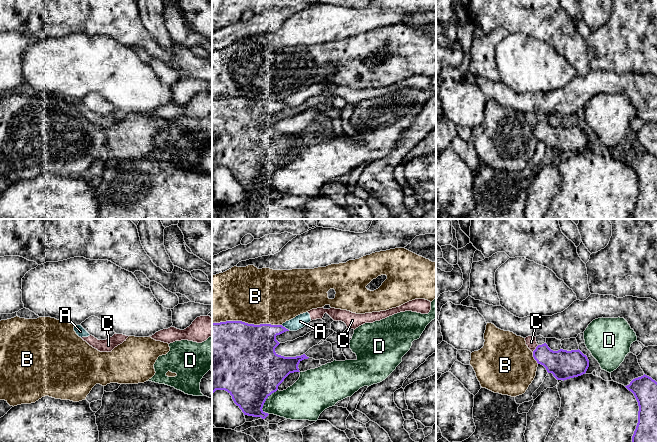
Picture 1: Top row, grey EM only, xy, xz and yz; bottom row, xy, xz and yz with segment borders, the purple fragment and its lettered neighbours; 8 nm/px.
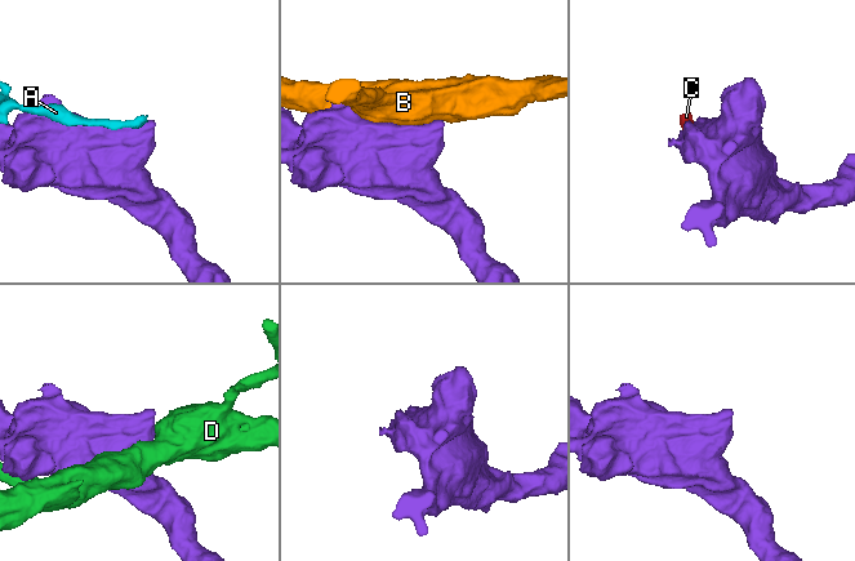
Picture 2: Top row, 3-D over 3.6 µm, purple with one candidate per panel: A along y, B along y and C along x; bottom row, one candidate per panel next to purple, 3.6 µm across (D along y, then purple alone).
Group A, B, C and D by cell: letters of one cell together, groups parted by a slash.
A C / B / D

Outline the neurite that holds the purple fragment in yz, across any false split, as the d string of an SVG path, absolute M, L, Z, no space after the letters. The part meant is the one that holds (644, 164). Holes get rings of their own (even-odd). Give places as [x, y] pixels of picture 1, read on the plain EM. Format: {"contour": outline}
{"contour": "M644 150L625 163L634 170L639 182L632 219L657 219L657 158Z"}

